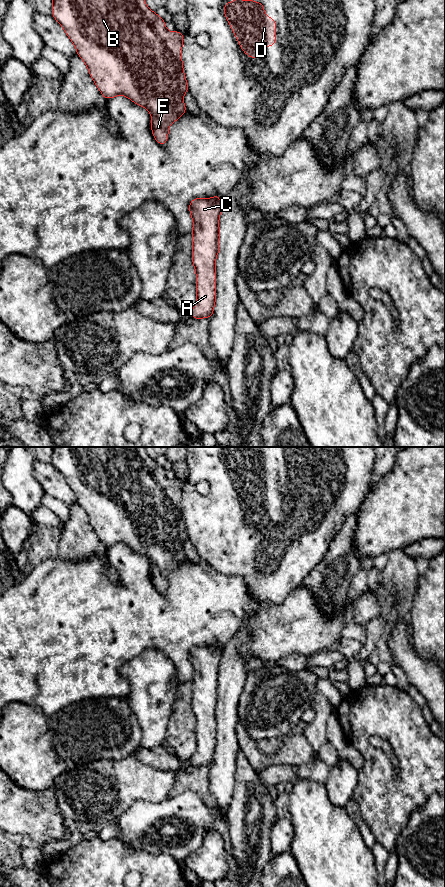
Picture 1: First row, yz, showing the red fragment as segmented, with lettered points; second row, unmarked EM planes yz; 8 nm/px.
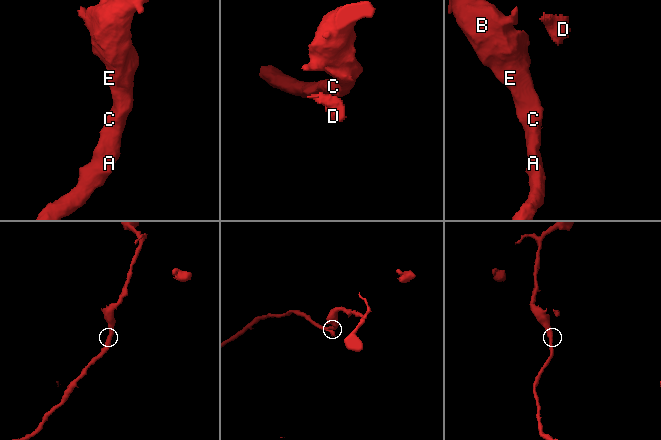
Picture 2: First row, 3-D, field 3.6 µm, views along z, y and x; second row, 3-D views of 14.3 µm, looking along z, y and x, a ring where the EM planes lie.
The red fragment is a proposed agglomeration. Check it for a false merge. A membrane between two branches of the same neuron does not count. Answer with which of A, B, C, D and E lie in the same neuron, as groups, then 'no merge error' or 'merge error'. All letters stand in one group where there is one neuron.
groups A B C E / D; merge error

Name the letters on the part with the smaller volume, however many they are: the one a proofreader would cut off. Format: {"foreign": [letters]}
{"foreign": ["D"]}

